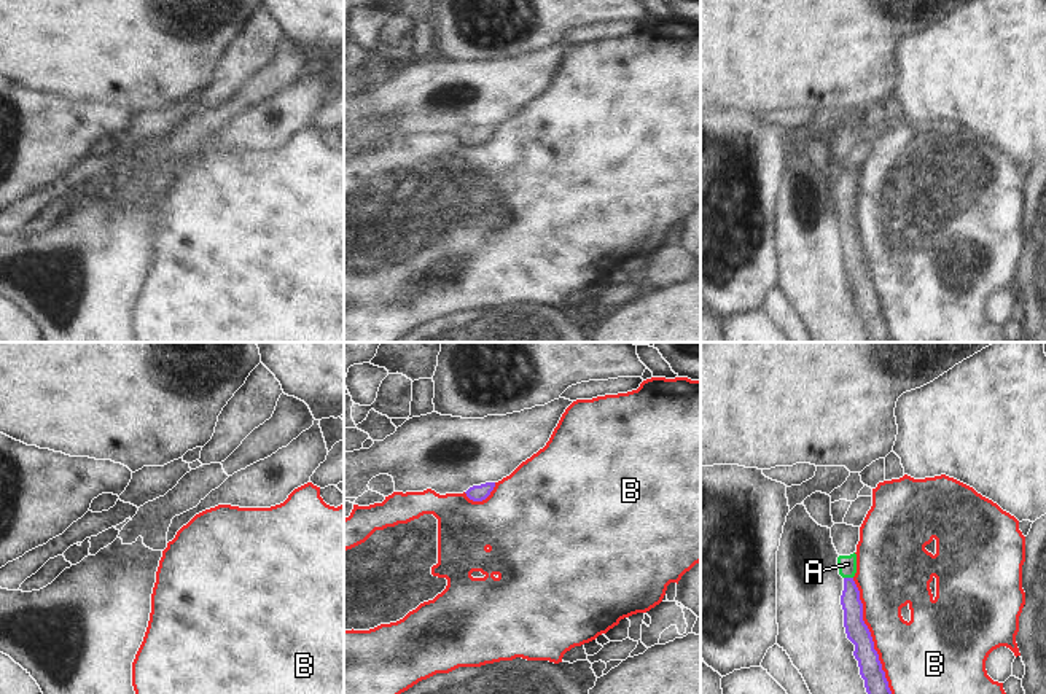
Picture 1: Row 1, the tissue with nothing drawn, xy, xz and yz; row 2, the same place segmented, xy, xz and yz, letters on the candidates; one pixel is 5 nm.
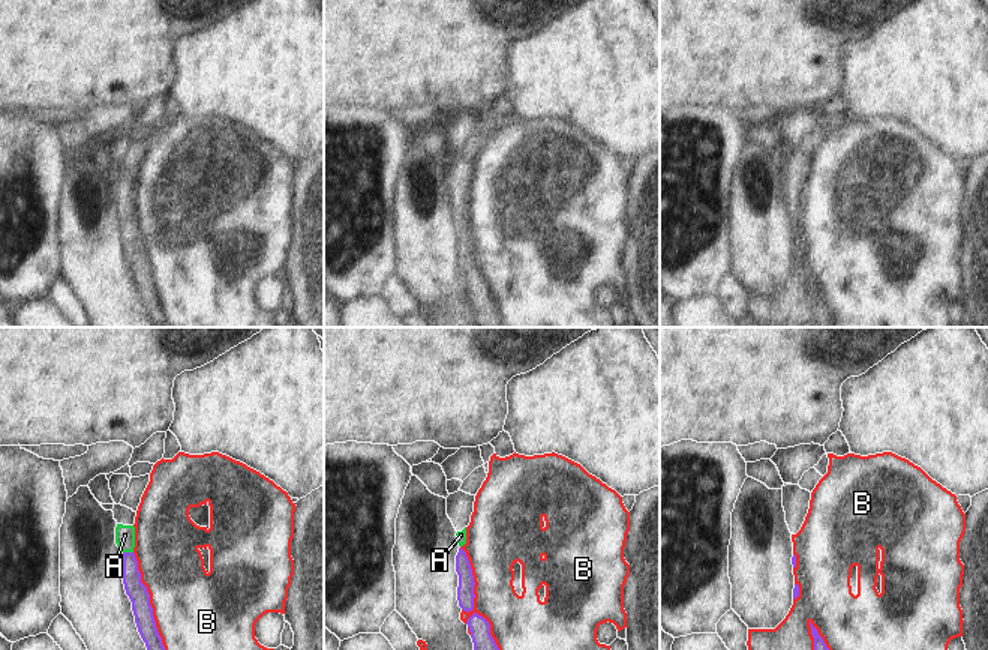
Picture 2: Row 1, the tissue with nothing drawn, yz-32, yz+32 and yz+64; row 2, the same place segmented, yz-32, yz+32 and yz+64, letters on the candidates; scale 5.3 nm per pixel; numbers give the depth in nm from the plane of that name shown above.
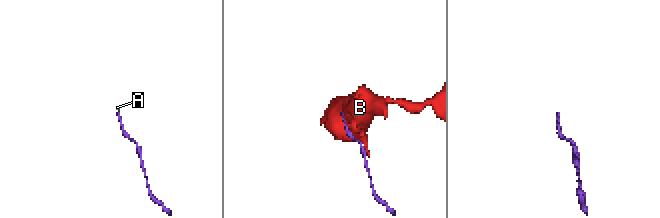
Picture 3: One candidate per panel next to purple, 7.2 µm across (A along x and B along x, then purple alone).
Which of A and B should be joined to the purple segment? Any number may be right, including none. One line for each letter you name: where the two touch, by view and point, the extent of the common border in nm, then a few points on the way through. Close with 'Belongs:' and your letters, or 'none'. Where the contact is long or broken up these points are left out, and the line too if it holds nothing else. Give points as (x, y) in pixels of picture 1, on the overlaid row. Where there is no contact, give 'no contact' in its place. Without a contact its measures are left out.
A: yz (849, 578) | 50 nm | across yz (850, 602), (849, 578), (847, 564)
Belongs: A

